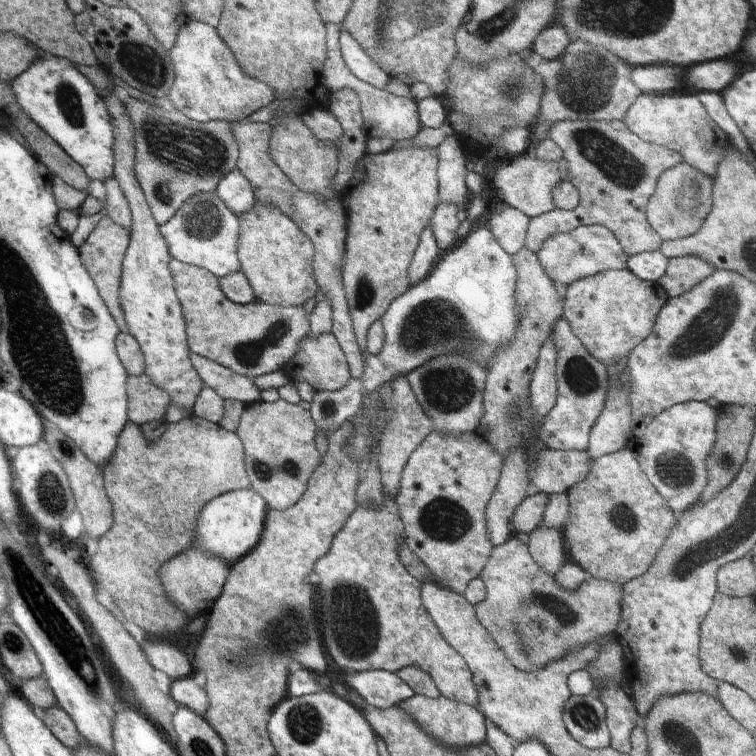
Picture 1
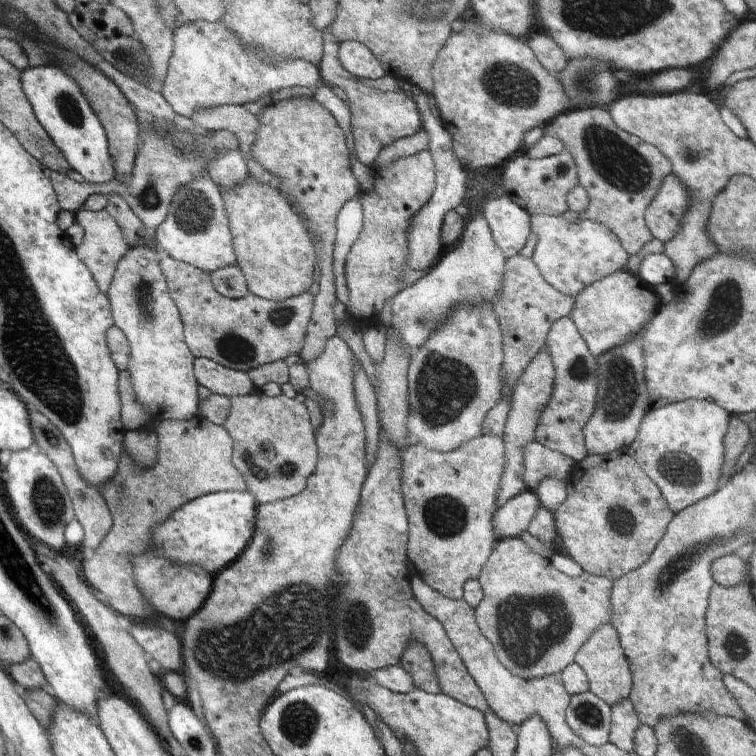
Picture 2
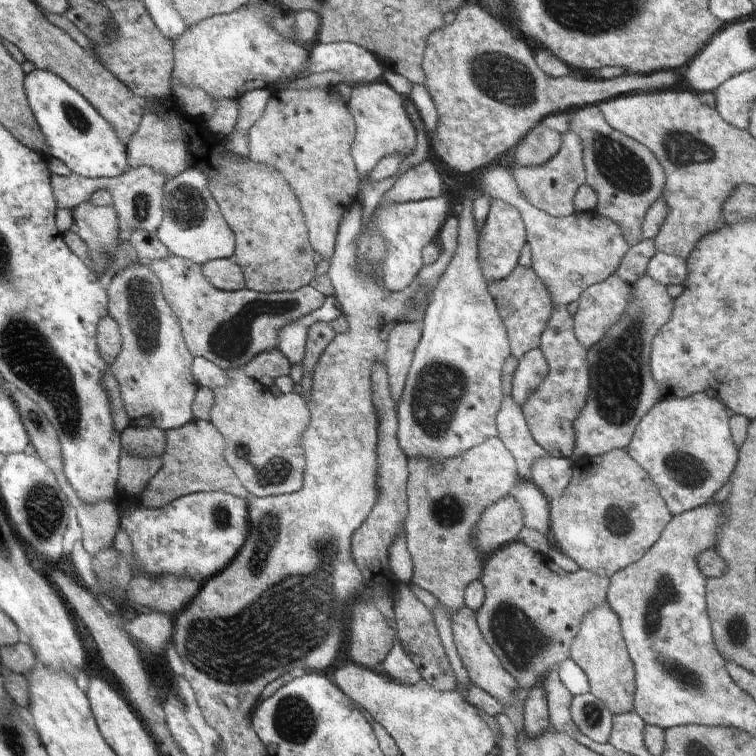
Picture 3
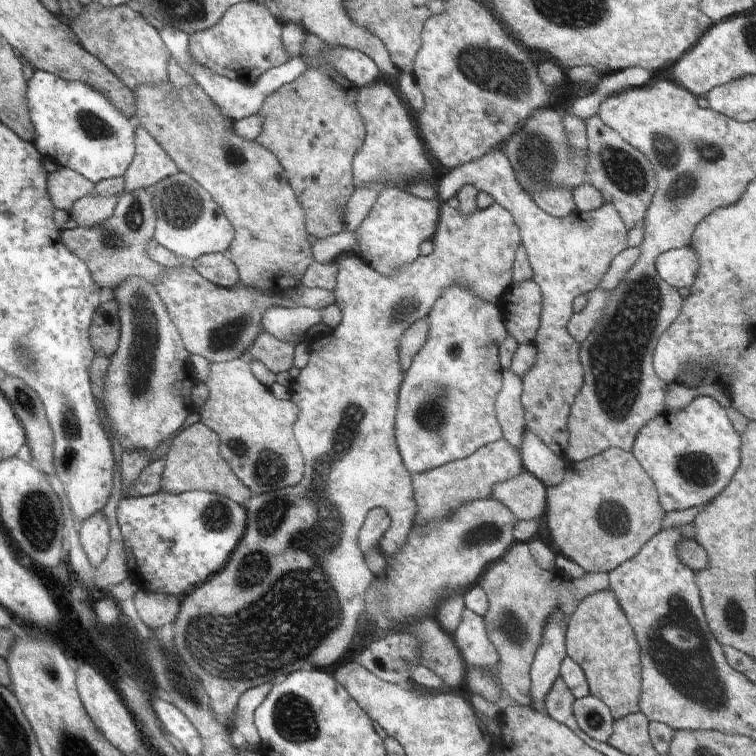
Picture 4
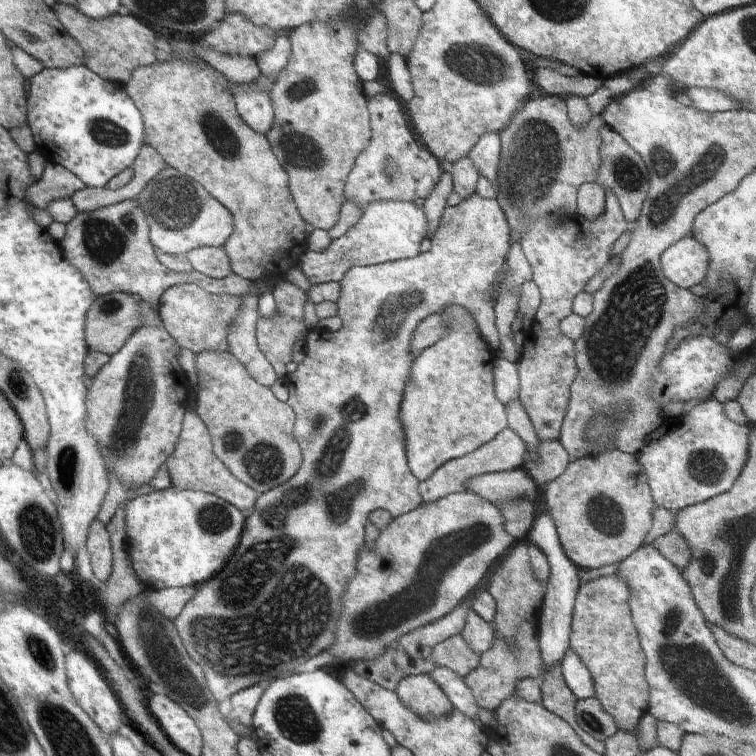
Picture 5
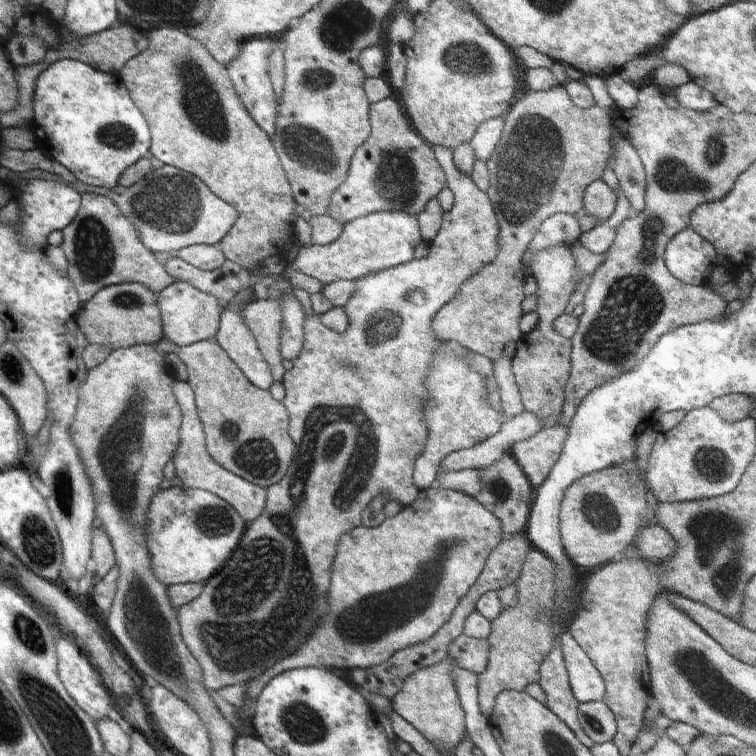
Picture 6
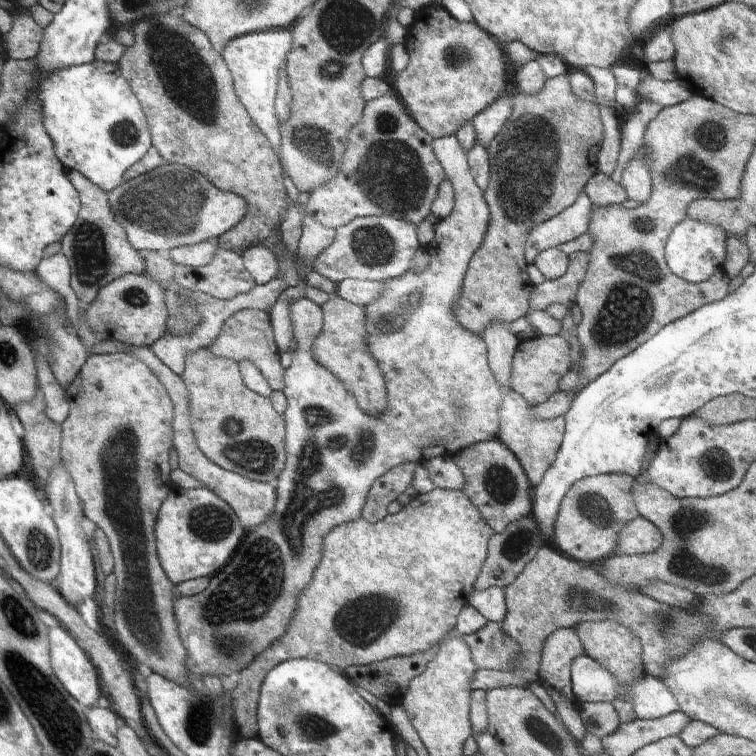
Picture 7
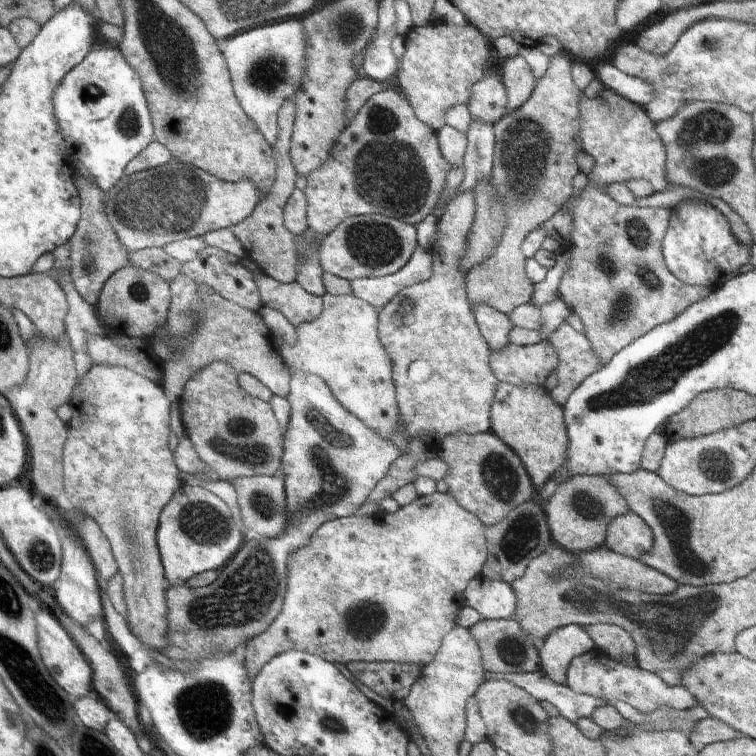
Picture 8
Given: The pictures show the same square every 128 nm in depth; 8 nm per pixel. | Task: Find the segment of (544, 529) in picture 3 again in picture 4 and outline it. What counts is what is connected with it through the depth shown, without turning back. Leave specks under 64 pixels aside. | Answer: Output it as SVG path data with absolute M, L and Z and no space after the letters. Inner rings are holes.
M523 470L510 480L496 483L491 497L504 503L518 521L540 521L547 509L546 489L541 480Z

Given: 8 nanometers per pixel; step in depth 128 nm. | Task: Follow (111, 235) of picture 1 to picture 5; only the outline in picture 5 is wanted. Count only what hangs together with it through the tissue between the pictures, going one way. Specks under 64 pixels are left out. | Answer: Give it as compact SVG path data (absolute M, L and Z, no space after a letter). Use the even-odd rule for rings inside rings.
M146 142L140 147L131 167L133 177L122 188L112 190L104 187L84 187L76 191L70 200L78 214L135 199L142 189L168 166L158 151Z

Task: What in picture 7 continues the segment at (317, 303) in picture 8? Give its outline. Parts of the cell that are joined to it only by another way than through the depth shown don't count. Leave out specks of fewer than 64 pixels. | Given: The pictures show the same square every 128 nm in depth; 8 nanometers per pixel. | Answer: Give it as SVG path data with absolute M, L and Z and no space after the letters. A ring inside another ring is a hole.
M448 135L433 140L432 148L434 154L441 162L443 169L445 170L446 178L452 183L455 192L454 210L446 217L439 221L435 228L435 237L433 242L426 246L426 251L429 254L429 262L423 269L417 269L413 267L406 272L403 272L400 276L388 279L385 282L385 289L381 292L378 300L375 300L372 304L363 307L363 312L366 315L366 341L367 351L374 356L374 360L377 360L379 367L384 375L384 384L387 392L387 407L376 416L370 416L368 413L364 414L360 410L360 405L356 402L356 398L347 391L346 385L327 368L324 368L313 355L314 341L317 336L322 332L324 324L323 313L317 304L314 304L311 300L304 297L301 300L294 301L291 304L291 319L293 322L294 340L296 342L296 348L290 352L292 363L285 369L284 375L284 388L281 390L287 400L286 410L283 412L283 419L285 420L285 443L287 450L287 459L285 460L286 466L283 471L278 475L278 478L274 482L276 491L275 505L273 513L266 517L266 520L259 524L259 527L253 528L250 531L246 531L245 535L240 540L237 549L232 554L232 560L228 561L226 566L223 566L215 575L213 575L209 582L209 587L204 589L201 593L191 597L176 597L174 600L174 614L177 620L179 637L181 638L184 648L187 650L186 666L192 676L205 677L212 675L215 678L221 676L230 676L232 672L238 672L248 668L250 664L254 662L260 653L263 653L266 649L271 647L271 644L278 640L279 637L286 634L288 627L291 625L294 618L294 612L297 611L298 601L301 599L301 594L306 587L312 582L314 578L314 571L319 565L323 555L323 540L324 537L334 527L338 525L349 523L358 520L361 517L361 510L363 509L368 491L372 486L372 483L382 475L385 475L391 468L404 463L416 463L431 459L432 456L438 456L446 452L447 456L453 456L463 448L470 445L489 441L497 436L499 429L499 414L498 409L501 407L503 401L503 392L500 390L492 371L490 370L487 359L487 346L484 340L467 333L464 329L461 329L453 316L451 315L451 304L457 301L457 296L462 288L462 283L469 267L469 260L472 255L480 248L483 243L486 231L488 230L488 223L490 220L490 211L487 202L484 198L483 190L475 183L470 167L467 161L467 152L460 146L459 140L455 135Z

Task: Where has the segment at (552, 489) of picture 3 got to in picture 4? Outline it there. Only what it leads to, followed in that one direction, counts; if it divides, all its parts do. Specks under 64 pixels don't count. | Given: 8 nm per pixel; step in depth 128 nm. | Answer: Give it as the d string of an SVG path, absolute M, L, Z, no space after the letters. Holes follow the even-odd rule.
M526 426L519 453L524 470L541 480L546 487L560 484L567 473L567 459L550 450L550 447Z

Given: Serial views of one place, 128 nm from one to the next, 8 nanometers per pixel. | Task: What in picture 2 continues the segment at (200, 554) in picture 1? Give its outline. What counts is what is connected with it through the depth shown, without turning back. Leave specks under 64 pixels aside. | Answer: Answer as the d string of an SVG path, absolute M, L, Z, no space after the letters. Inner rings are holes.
M154 555L135 557L134 572L141 591L160 614L184 622L190 618L208 598L213 589L214 576L199 564L180 564Z

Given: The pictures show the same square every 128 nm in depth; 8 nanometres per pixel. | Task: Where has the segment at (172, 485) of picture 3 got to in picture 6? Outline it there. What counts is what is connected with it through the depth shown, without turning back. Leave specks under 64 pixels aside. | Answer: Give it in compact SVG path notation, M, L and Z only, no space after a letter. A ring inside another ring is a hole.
M175 380L173 393L181 408L181 429L179 430L179 445L173 454L172 462L176 476L183 482L182 486L189 489L204 489L225 500L245 522L256 520L266 504L266 491L240 476L222 468L207 451L205 432L195 403L195 394L188 381Z

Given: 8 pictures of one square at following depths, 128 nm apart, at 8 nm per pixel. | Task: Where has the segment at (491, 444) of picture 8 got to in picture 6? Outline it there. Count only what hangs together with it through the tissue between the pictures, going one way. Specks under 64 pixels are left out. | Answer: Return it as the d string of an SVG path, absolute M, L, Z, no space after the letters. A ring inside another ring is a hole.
M505 453L497 463L478 470L483 474L483 489L474 498L498 517L505 537L524 532L531 513L530 496L533 486L521 471L513 455Z

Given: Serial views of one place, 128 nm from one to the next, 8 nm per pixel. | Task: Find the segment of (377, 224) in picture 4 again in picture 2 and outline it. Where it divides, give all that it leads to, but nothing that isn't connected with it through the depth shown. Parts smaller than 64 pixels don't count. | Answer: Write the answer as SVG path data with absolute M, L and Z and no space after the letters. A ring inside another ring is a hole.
M421 92L418 95L413 95L412 98L417 104L421 119L422 129L429 136L428 152L433 156L435 162L435 189L433 190L430 200L413 216L413 220L409 226L407 237L409 238L409 267L412 270L430 270L438 261L438 254L442 250L443 244L441 241L441 228L448 211L456 208L466 194L465 181L467 171L461 165L458 157L455 157L452 147L453 142L448 132L438 117L435 116L431 106L429 105L428 94Z

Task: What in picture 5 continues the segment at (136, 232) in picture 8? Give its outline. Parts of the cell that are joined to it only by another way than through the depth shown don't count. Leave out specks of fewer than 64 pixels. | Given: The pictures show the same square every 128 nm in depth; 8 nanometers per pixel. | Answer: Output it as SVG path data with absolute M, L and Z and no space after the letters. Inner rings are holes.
M175 168L159 172L135 199L149 226L149 239L155 248L171 255L185 255L200 247L222 247L235 229L234 217L203 186Z

